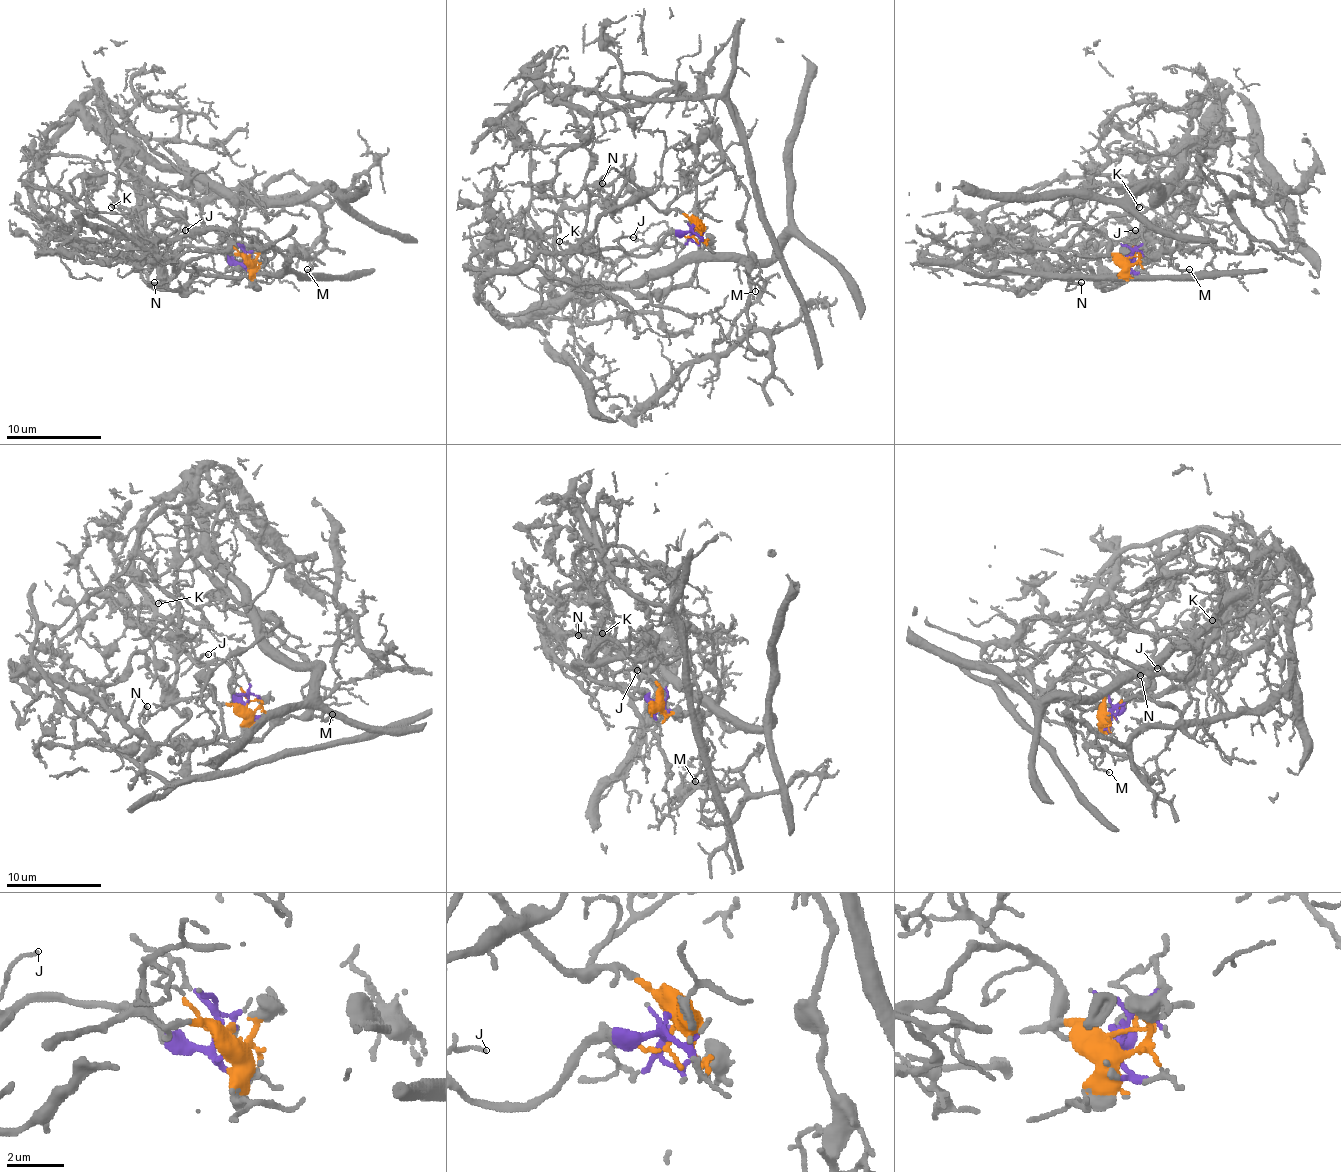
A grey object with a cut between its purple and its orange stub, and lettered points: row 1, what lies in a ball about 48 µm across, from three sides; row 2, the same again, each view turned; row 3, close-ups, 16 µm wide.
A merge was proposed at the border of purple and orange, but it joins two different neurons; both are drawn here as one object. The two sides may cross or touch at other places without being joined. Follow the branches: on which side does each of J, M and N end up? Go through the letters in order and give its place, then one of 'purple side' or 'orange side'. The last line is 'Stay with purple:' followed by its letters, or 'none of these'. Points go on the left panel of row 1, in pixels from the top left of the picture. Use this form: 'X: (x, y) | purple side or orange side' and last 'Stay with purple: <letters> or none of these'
J: (185, 230) | purple side
M: (307, 269) | orange side
N: (154, 282) | orange side
Stay with purple: J

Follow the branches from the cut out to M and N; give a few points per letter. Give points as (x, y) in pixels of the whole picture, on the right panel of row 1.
M: (1128, 258), (1112, 256), (1098, 230), (1081, 230), (1067, 249), (1088, 256), (1145, 253), (1190, 270)
N: (1128, 258), (1112, 256), (1107, 251), (1088, 258), (1067, 287), (1074, 289), (1081, 282)

